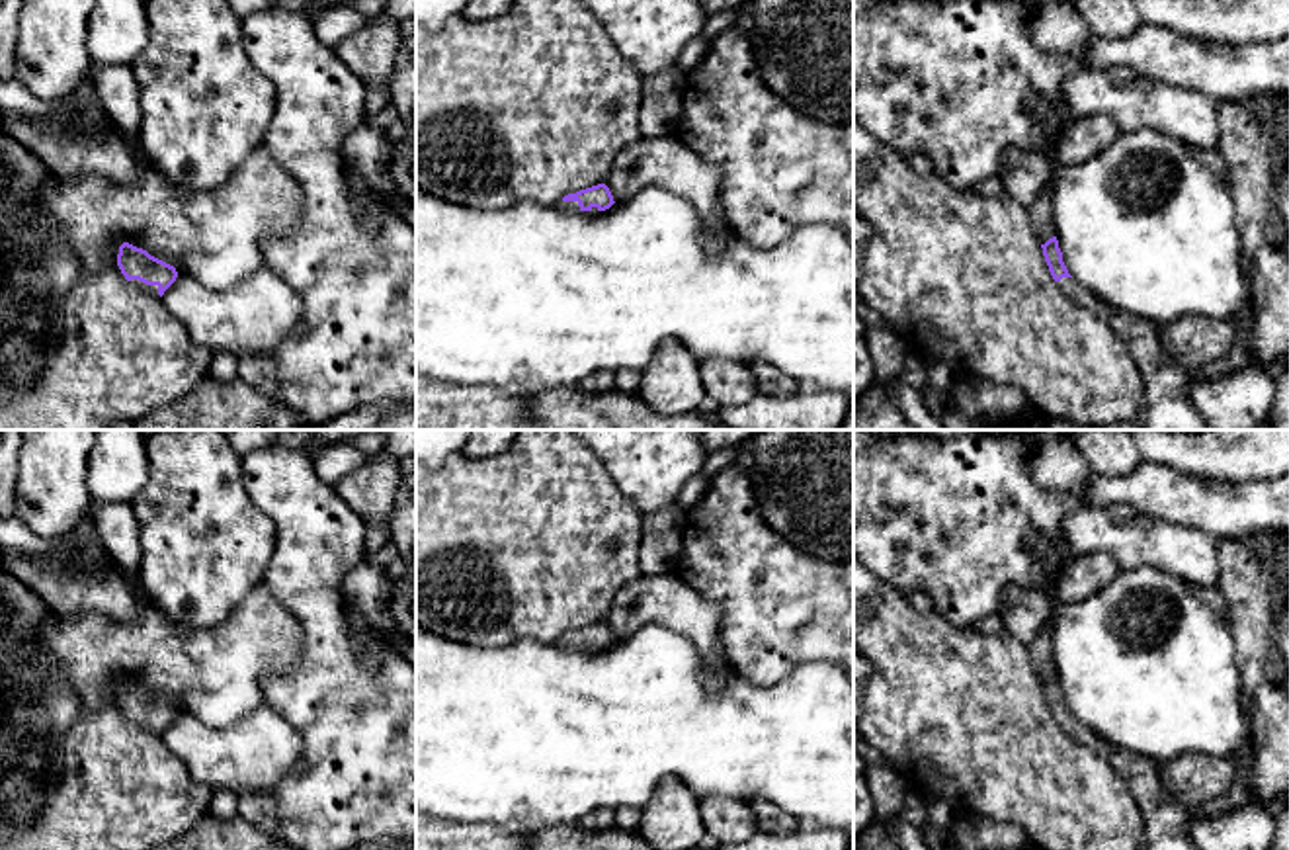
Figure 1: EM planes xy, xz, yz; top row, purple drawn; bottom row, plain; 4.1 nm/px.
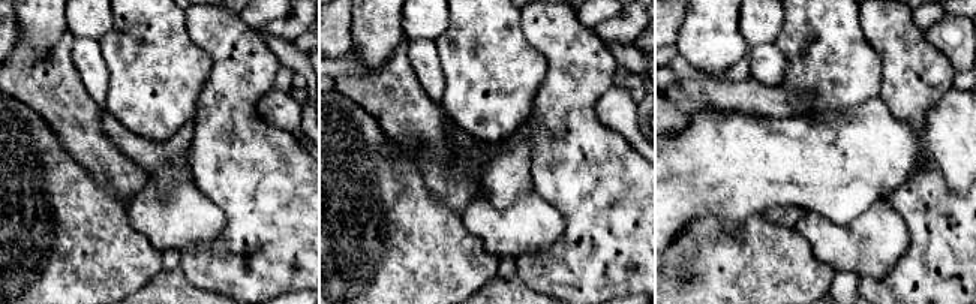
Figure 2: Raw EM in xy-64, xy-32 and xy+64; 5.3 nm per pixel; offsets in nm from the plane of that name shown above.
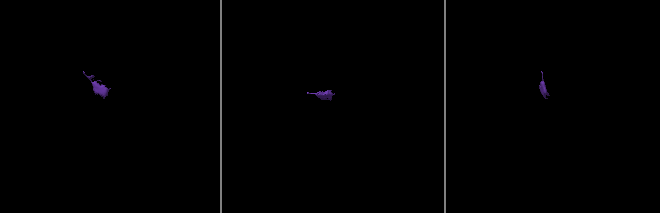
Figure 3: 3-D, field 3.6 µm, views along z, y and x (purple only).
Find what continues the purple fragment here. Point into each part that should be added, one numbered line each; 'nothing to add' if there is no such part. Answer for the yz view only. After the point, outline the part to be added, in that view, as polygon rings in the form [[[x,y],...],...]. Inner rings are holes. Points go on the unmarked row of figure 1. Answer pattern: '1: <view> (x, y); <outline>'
1: yz (1039, 647); [[[1057,592],[1049,594],[1051,614],[1049,621],[1043,629],[1027,643],[1027,655],[1031,659],[1031,666],[1037,672],[1039,680],[1045,682],[1049,676],[1055,674],[1053,666],[1053,653],[1051,653],[1051,639],[1053,639],[1053,625],[1060,608]]]
2: yz (1164, 819); [[[1072,715],[1057,721],[1066,735],[1102,754],[1125,780],[1143,813],[1143,850],[1197,850],[1187,830],[1189,811],[1160,784],[1156,760],[1115,746]]]

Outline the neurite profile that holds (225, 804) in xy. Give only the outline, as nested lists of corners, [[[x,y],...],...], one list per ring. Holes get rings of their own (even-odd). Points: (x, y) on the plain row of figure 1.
[[[221,789],[213,793],[209,813],[219,819],[232,819],[238,815],[238,795],[232,791]]]

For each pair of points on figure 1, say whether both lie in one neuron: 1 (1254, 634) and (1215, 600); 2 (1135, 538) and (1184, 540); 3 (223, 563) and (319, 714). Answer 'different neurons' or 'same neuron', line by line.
1: different neurons
2: same neuron
3: same neuron

